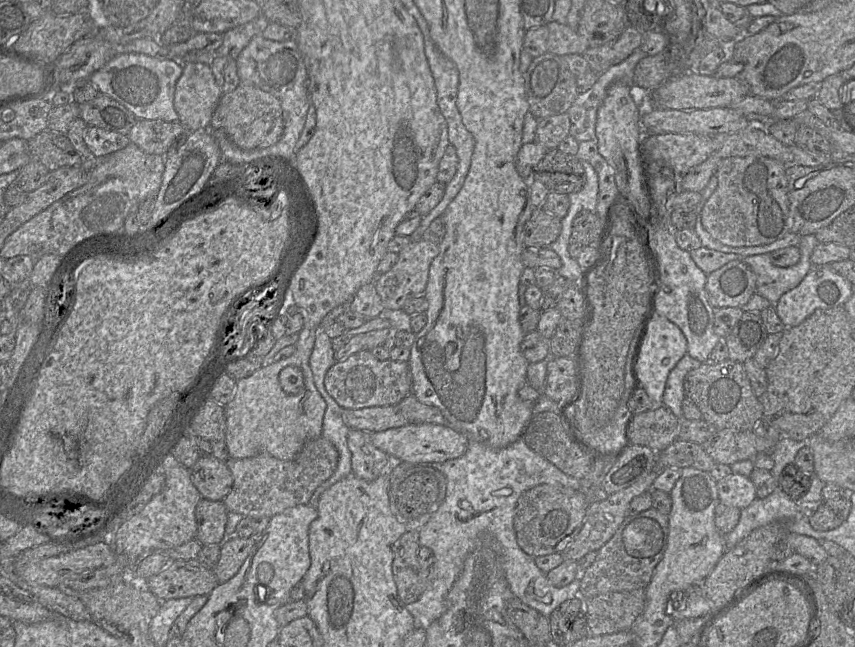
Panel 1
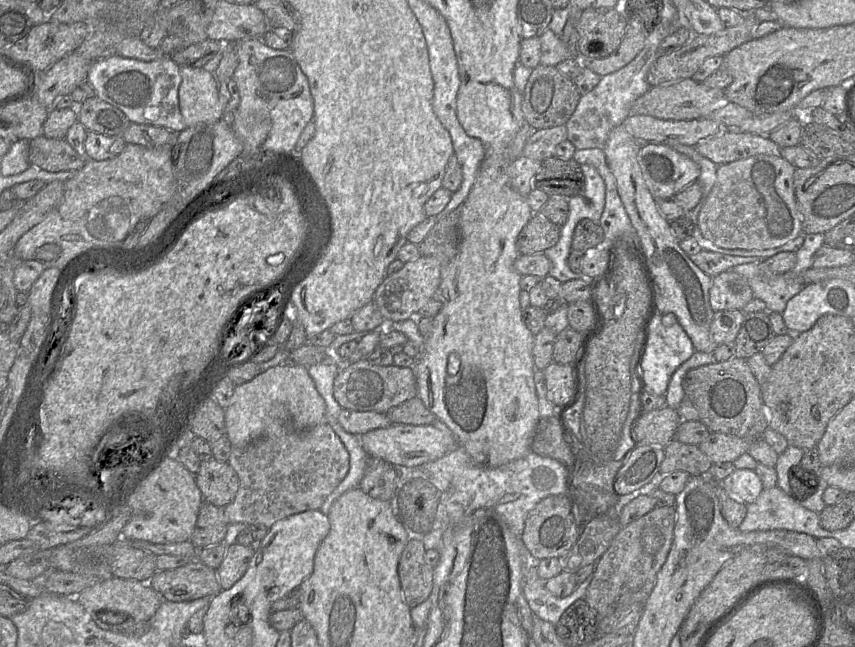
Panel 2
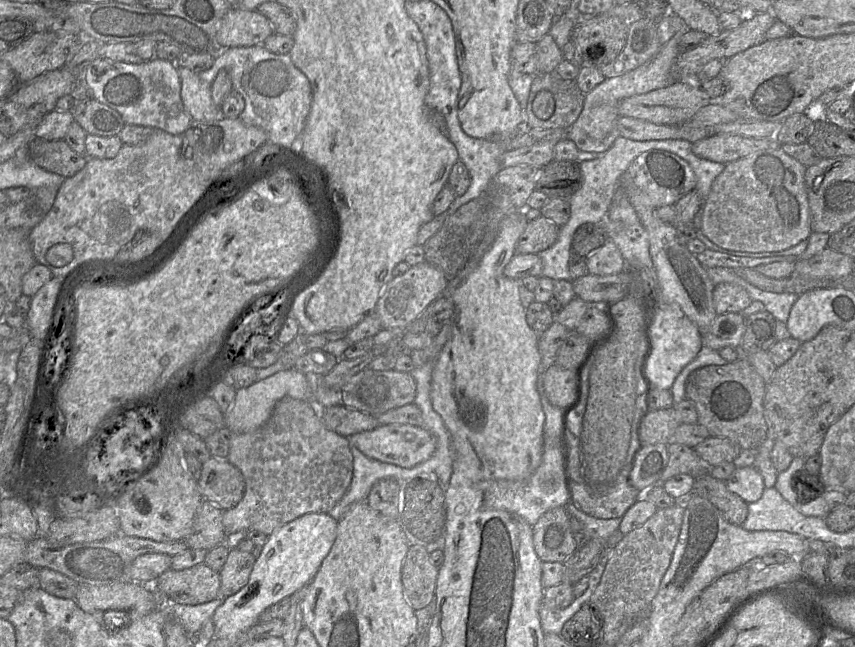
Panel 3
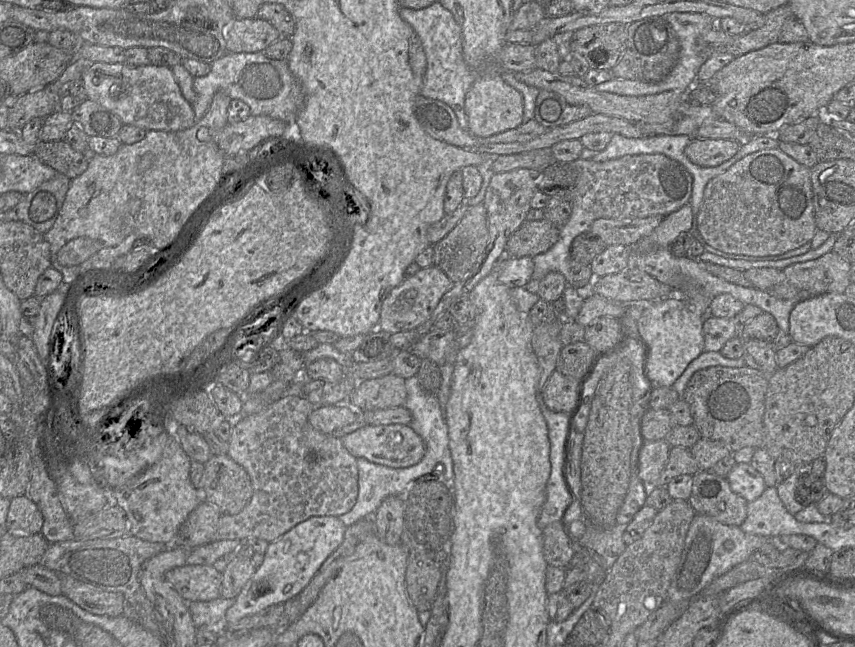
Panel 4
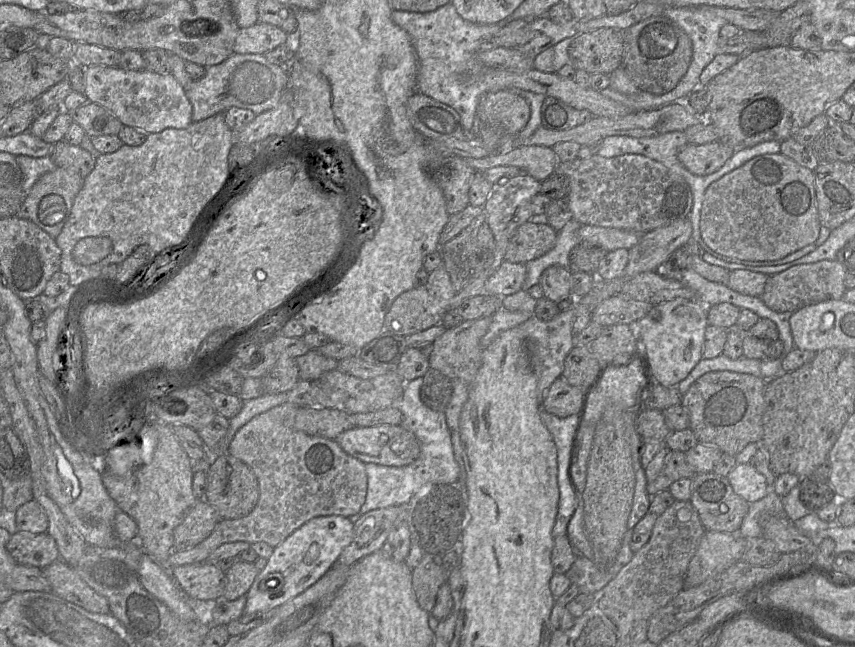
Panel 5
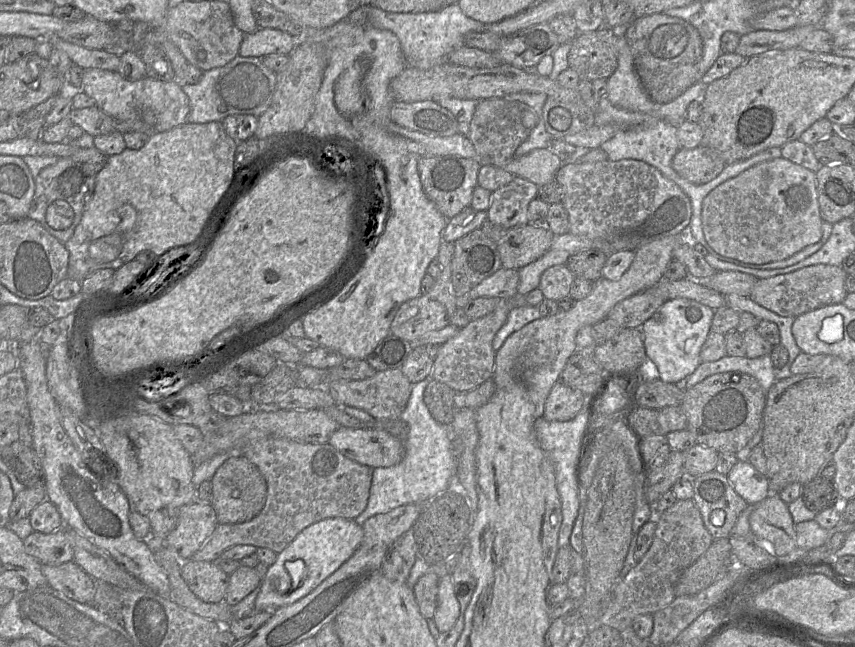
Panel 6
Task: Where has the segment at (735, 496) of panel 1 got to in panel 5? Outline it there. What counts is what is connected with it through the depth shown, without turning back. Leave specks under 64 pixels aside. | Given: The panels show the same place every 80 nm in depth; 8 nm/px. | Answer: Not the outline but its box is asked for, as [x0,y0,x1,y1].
[727,463,771,503]

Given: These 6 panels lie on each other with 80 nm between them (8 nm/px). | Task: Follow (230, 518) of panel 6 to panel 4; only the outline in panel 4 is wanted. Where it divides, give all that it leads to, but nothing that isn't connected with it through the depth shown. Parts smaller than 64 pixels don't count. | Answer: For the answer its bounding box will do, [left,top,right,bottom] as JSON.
[202,455,253,514]

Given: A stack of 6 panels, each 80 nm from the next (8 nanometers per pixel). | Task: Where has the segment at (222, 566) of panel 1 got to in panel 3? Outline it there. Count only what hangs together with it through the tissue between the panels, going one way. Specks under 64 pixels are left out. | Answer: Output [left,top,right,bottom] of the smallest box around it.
[218,548,256,597]

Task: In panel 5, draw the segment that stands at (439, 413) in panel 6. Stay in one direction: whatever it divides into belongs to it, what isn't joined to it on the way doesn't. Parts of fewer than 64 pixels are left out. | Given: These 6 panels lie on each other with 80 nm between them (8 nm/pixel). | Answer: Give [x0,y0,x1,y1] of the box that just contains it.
[421,367,452,412]

